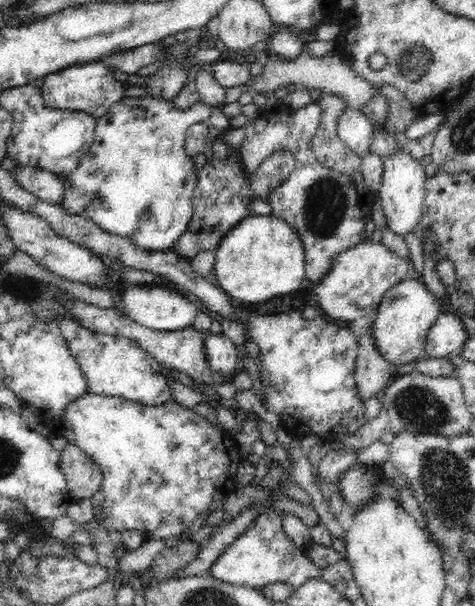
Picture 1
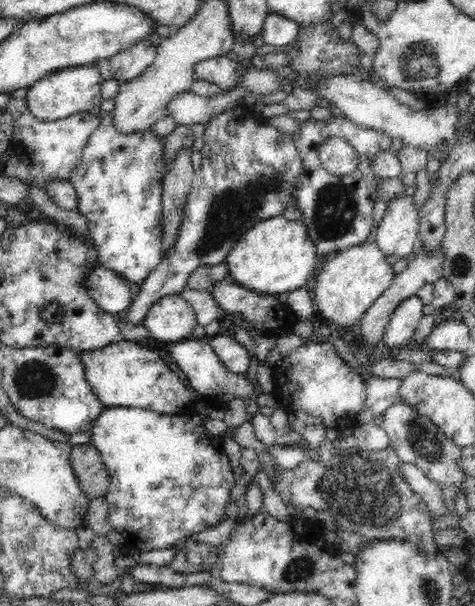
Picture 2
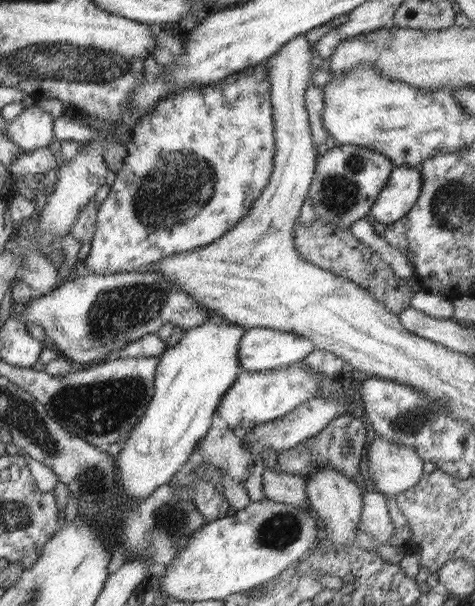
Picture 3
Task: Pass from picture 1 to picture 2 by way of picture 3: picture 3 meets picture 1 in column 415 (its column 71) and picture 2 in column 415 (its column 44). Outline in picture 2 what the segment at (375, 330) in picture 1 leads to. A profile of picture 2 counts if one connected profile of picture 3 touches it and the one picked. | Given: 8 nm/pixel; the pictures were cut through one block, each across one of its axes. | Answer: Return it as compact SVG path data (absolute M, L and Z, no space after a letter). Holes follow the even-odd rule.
M417 294L400 302L386 325L381 344L387 349L411 348L414 344L412 338L416 334L416 328L424 316L422 308L424 308L424 302Z

